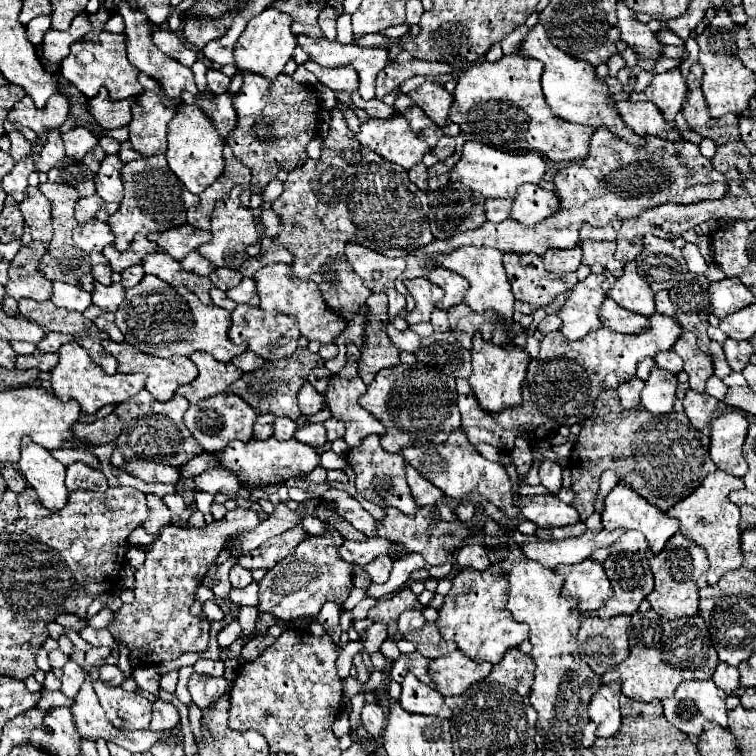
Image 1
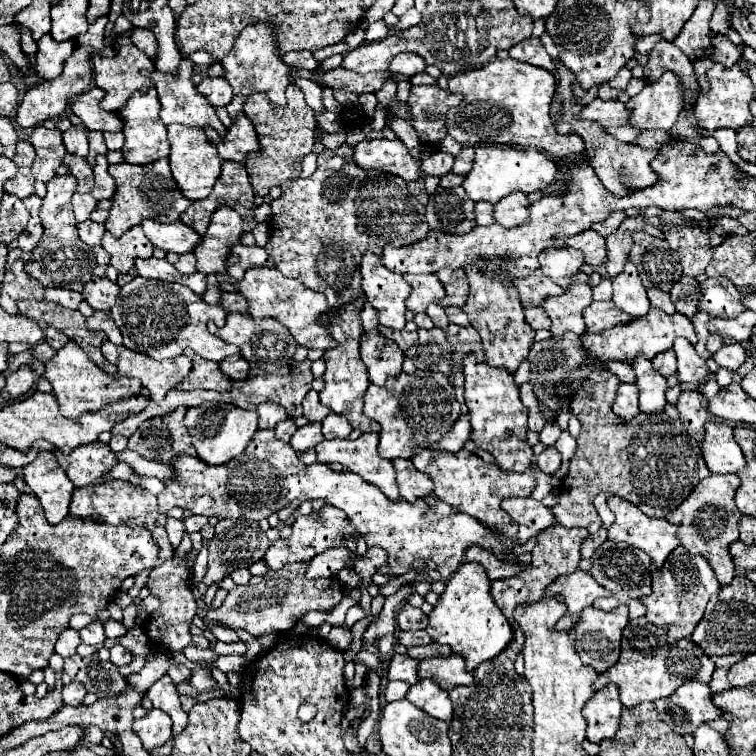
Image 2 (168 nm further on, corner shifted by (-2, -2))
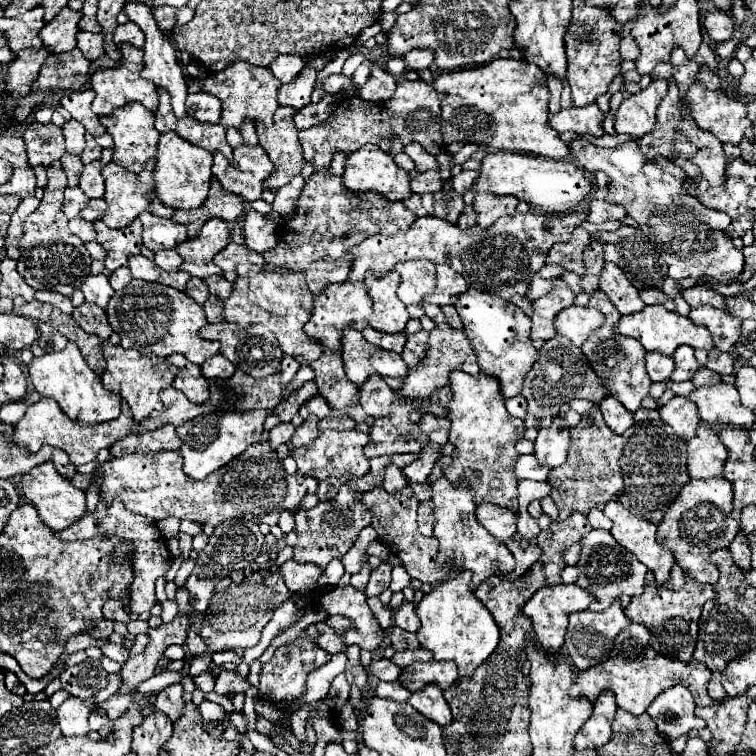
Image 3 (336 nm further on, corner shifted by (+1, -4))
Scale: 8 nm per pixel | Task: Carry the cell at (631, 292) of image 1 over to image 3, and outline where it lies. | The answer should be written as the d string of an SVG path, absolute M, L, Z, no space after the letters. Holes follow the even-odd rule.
M614 263L604 265L598 289L608 295L608 299L622 315L632 315L644 307L638 289L626 279L626 275Z

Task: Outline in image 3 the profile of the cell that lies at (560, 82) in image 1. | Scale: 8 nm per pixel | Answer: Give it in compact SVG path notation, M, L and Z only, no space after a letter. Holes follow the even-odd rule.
M584 139L570 145L570 153L590 173L604 171L612 177L606 201L622 205L626 213L638 223L638 229L660 249L662 259L668 263L668 277L680 281L684 277L708 277L722 283L736 281L744 271L744 255L732 245L724 233L730 227L730 217L722 211L708 209L684 189L686 173L670 161L648 161L636 141L626 141L616 149L600 149Z

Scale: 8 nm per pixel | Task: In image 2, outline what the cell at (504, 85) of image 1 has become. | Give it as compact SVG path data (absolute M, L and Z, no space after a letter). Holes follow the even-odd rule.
M515 59L489 61L479 69L453 75L449 79L449 91L463 95L463 101L459 103L459 107L449 109L449 113L447 113L447 131L459 143L471 143L473 147L475 145L533 147L533 149L545 151L553 157L571 157L571 155L583 153L583 139L579 139L579 135L575 135L575 133L567 133L567 135L555 133L553 121L549 117L551 97L553 97L553 91L555 91L555 77L547 69L527 65L527 63L521 63L521 61L515 61Z

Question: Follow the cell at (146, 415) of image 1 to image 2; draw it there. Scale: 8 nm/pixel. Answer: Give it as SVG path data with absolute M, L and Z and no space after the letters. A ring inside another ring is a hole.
M177 407L167 415L157 415L139 425L129 437L129 449L141 457L169 465L179 455L195 455L189 431L183 423L187 407Z

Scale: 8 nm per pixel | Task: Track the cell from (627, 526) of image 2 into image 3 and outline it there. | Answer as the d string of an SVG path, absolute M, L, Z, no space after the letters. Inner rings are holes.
M608 501L604 515L614 523L610 529L612 537L654 573L656 585L664 585L674 565L674 557L666 547L656 543L656 525L634 517L618 501Z

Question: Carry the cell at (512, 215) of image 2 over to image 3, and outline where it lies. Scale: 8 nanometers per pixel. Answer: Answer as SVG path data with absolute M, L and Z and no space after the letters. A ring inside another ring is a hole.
M478 193L472 207L476 209L476 223L488 229L498 217L512 215L516 211L516 197L496 197L494 193Z

